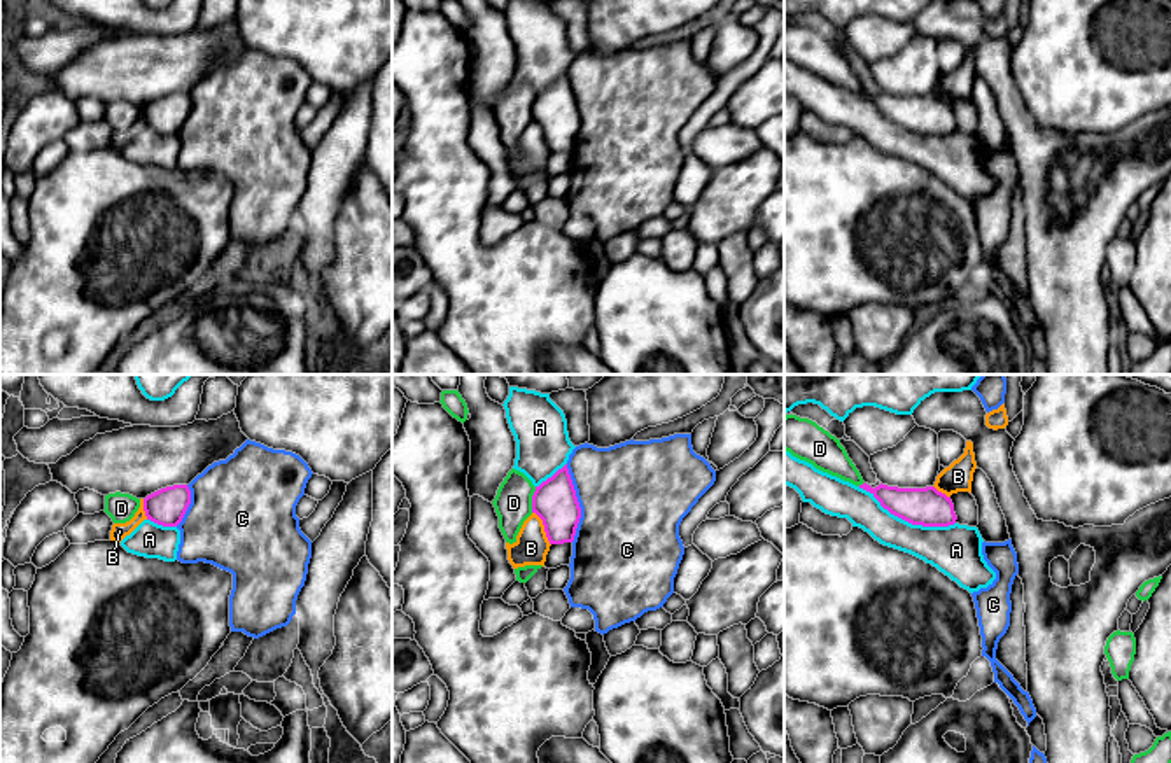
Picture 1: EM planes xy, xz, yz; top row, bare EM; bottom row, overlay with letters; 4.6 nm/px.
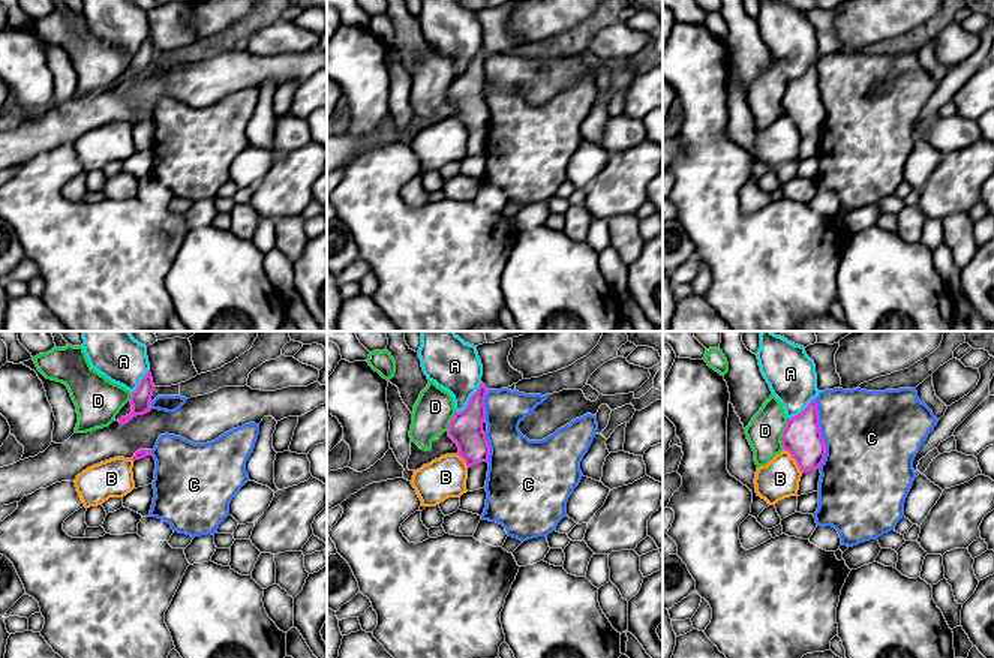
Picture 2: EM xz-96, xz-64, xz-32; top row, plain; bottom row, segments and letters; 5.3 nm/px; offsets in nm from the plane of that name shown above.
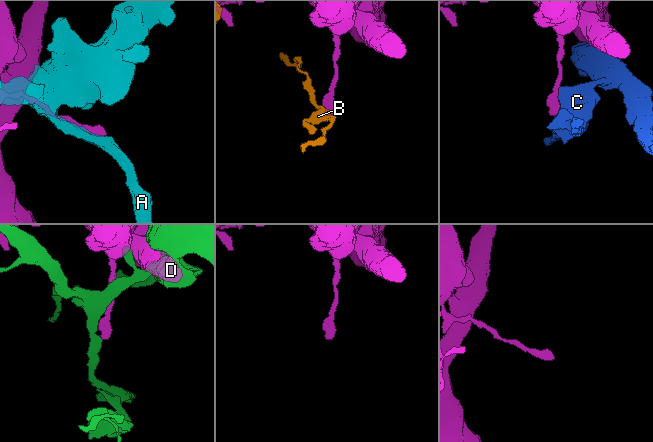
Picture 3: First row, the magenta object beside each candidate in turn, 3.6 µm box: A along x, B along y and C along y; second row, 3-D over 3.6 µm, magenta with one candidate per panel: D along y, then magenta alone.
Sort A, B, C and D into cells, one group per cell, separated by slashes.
A / B / C / D

